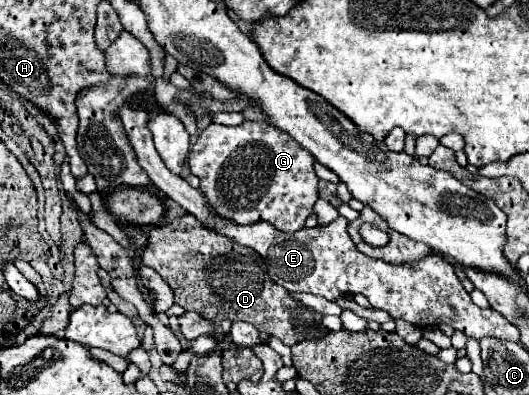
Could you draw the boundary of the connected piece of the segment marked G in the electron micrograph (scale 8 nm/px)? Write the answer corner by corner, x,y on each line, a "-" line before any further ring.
245,120
239,126
221,126
211,122
199,134
199,140
195,142
189,154
191,172
201,180
201,190
221,216
231,218
237,224
253,224
265,220
279,228
281,232
301,230
309,214
313,214
313,206
319,200
319,178
315,174
313,164
315,164
313,156
305,152
289,134
277,130
267,122
251,120

